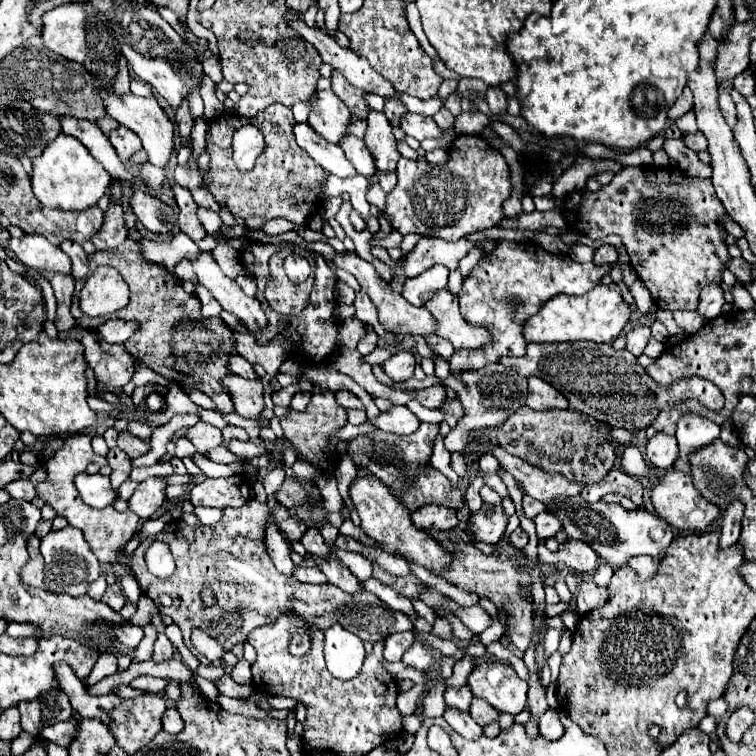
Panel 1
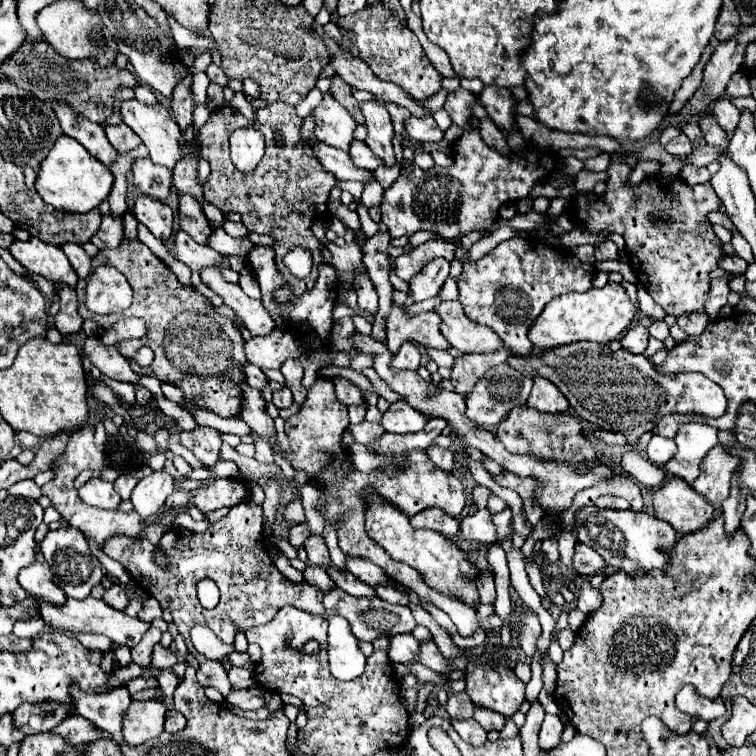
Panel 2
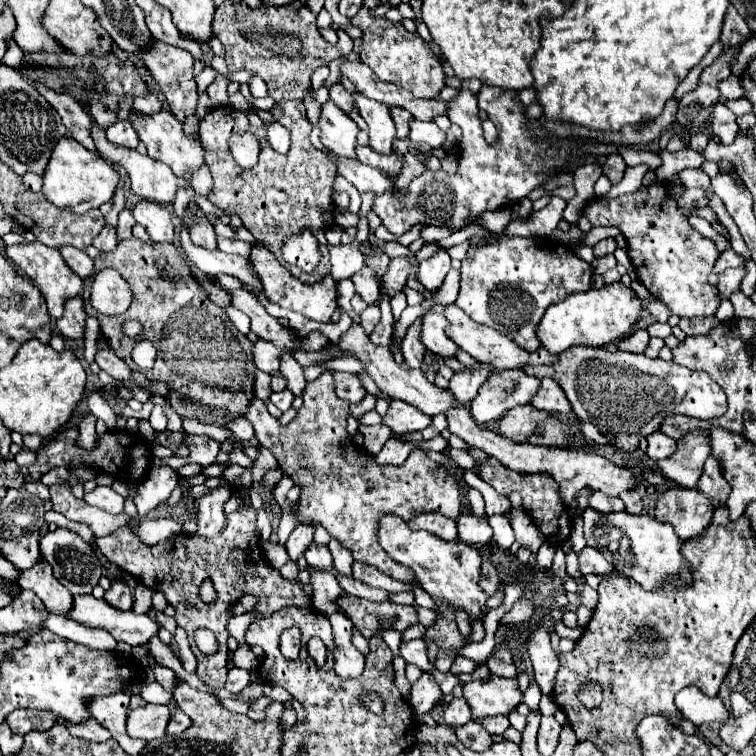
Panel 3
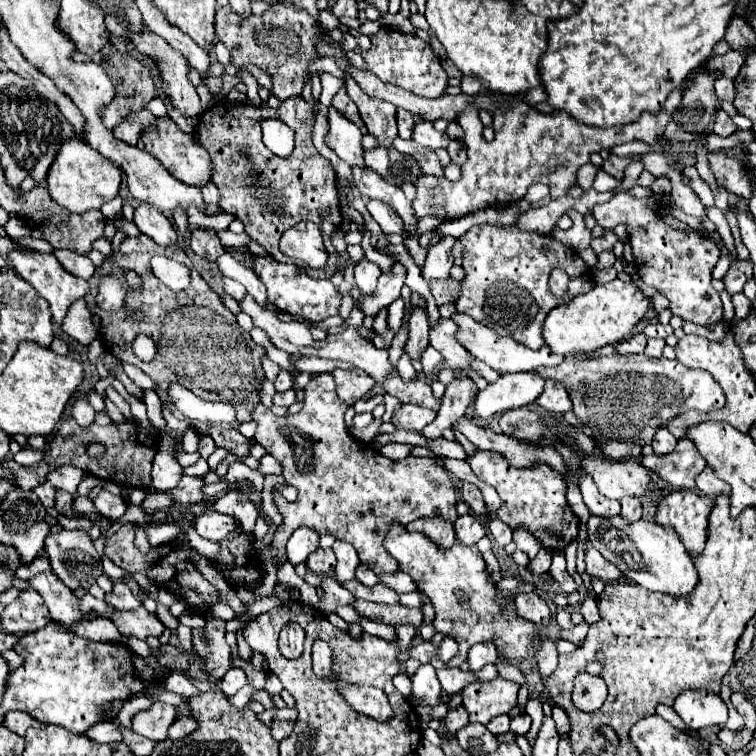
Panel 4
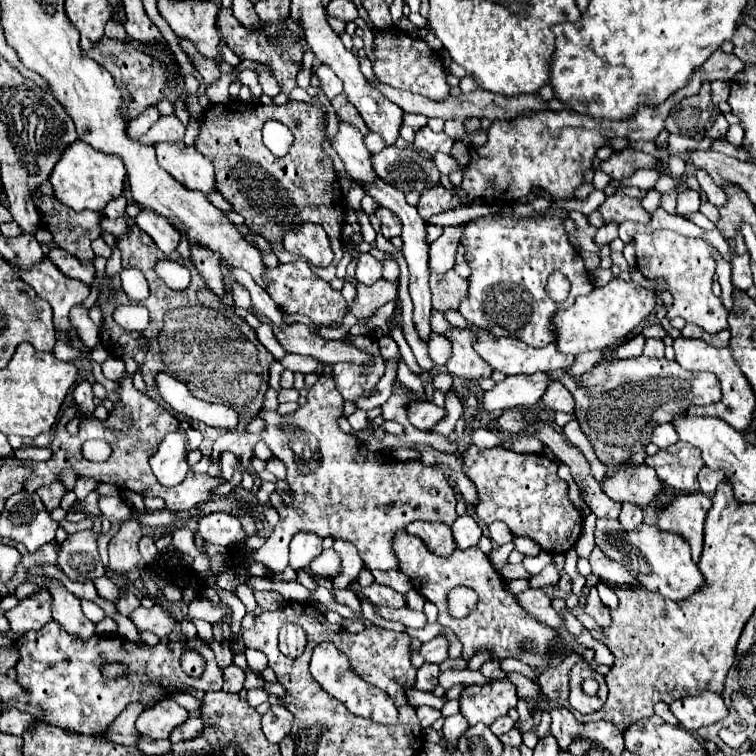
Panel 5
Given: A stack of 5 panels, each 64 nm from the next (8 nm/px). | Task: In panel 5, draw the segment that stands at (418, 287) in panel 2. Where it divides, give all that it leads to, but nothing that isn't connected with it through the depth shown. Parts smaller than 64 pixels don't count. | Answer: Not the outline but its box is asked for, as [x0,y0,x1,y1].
[430,226,464,272]

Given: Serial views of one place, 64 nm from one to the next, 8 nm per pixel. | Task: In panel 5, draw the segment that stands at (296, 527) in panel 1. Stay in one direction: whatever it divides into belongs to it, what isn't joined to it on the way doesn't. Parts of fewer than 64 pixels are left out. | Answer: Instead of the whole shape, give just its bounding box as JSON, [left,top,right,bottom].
[290,532,322,570]

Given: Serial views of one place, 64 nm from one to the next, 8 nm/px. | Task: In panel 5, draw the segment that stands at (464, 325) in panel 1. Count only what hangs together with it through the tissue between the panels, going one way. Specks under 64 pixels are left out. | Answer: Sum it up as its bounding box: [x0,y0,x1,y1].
[470,324,574,376]

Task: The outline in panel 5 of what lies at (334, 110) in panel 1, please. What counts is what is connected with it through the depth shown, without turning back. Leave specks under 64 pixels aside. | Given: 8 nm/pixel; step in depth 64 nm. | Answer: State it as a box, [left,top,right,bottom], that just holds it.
[332,122,378,184]

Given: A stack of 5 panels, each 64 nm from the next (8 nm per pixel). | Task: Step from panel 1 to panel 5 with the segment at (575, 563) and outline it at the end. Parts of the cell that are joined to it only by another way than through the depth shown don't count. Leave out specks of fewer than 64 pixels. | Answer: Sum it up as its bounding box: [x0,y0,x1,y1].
[590,546,638,588]

